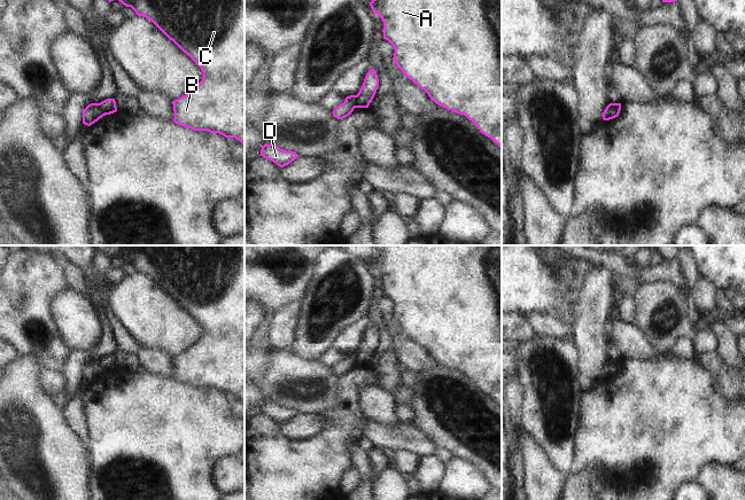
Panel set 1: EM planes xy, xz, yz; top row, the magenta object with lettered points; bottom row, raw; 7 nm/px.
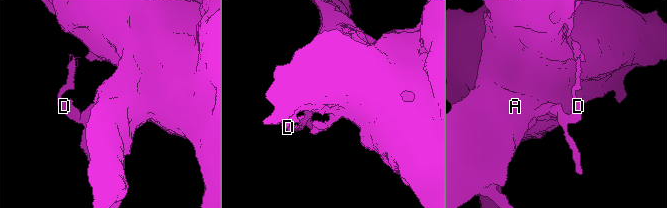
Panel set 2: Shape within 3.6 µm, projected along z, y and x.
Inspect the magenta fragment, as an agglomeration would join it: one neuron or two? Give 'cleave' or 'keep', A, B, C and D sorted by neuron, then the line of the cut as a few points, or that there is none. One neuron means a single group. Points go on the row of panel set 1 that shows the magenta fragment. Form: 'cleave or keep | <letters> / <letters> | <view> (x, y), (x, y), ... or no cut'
cleave | A B C / D | xy (98, 103), (103, 115)

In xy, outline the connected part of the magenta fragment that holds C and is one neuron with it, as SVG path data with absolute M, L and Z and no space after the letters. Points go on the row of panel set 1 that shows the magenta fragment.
M118 0L126 7L131 7L138 16L150 19L170 40L186 53L202 70L203 78L195 89L172 101L173 122L194 131L208 131L219 133L225 138L235 138L245 144L245 0Z

